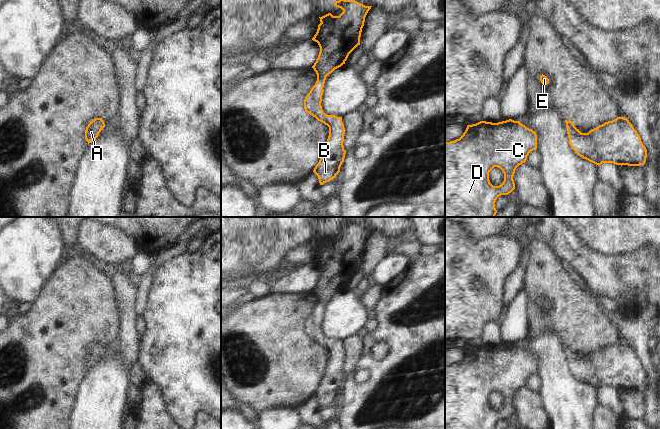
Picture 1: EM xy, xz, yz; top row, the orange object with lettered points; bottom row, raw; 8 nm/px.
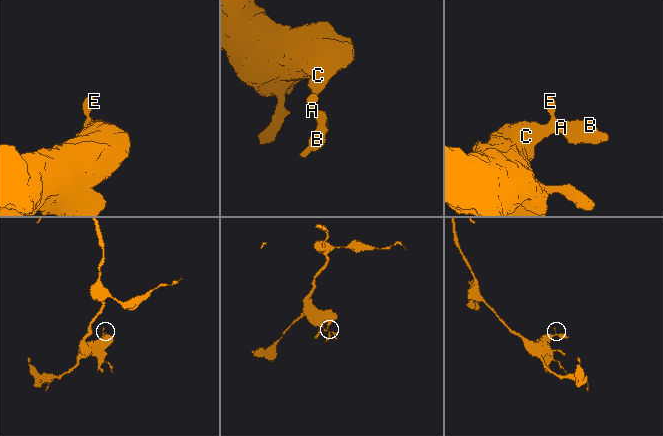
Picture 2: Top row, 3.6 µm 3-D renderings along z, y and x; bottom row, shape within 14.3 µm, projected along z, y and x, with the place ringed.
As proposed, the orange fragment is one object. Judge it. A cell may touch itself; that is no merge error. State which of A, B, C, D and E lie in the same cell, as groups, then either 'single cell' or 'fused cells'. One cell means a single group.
groups A B C D E; single cell

